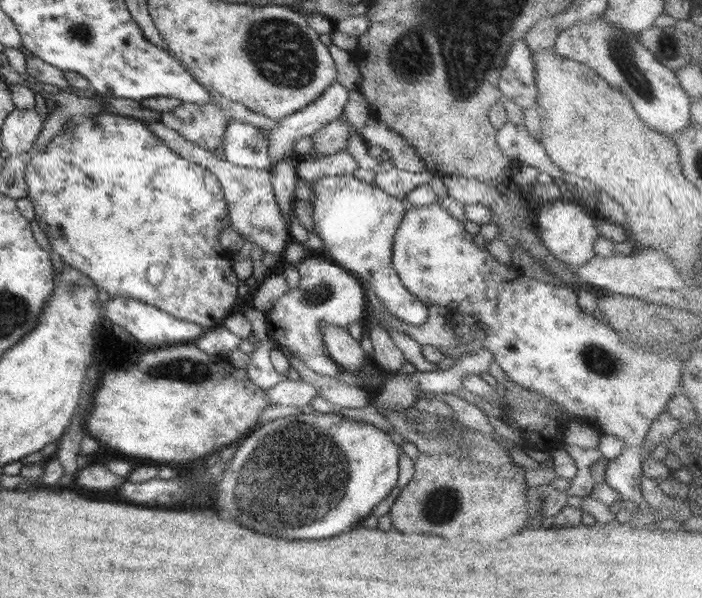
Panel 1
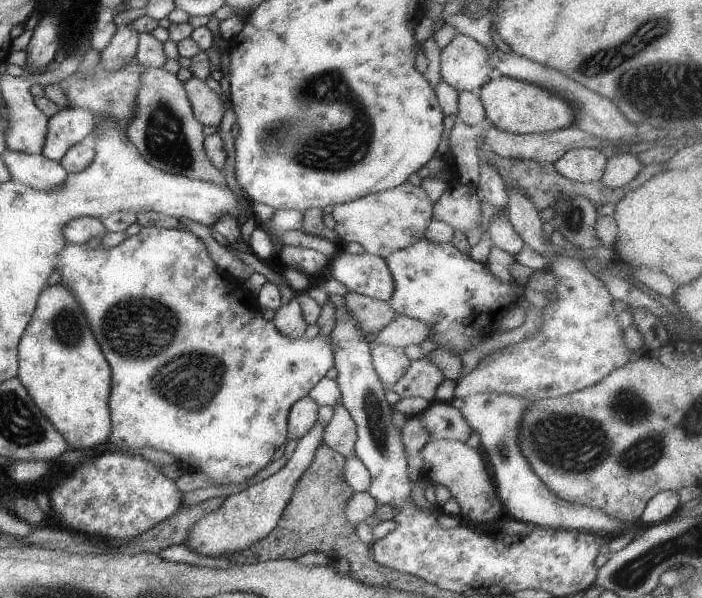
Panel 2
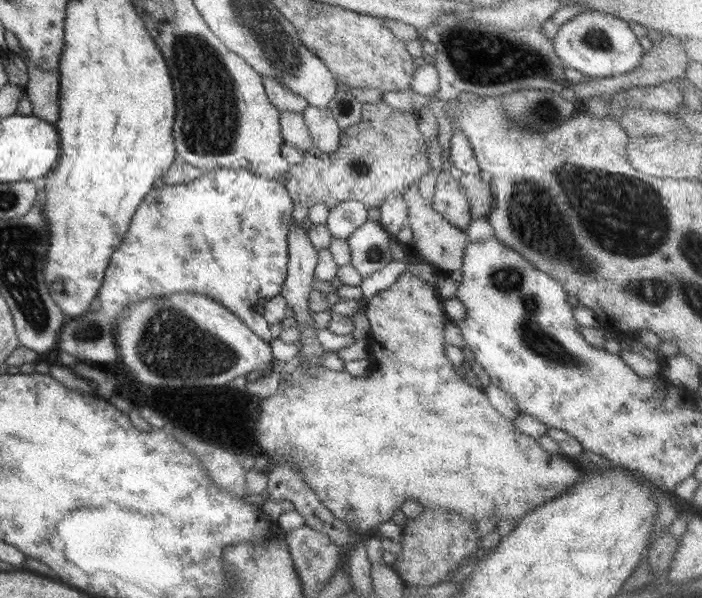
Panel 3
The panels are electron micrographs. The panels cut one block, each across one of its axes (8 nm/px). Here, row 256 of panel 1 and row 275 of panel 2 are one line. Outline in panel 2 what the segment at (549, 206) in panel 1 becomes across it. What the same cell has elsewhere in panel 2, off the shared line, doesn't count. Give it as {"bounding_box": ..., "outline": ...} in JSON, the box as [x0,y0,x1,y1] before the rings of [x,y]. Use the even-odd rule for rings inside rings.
{"bounding_box":[454,187,632,401],"outline":[[[512,187],[507,190],[507,193],[509,200],[506,213],[508,214],[509,222],[525,245],[536,250],[549,261],[548,270],[559,281],[555,291],[558,293],[558,299],[555,302],[550,302],[551,305],[542,310],[543,322],[539,325],[534,336],[516,344],[509,344],[485,356],[472,372],[457,381],[454,396],[490,392],[510,394],[510,396],[518,396],[531,401],[540,398],[559,398],[593,386],[608,376],[609,373],[625,366],[630,361],[632,351],[623,340],[625,330],[618,324],[617,314],[612,307],[614,299],[610,295],[606,284],[600,278],[593,276],[593,273],[584,267],[582,261],[558,255],[551,250],[551,246],[554,244],[550,242],[548,235],[544,234],[539,211],[527,198],[526,189]]]}

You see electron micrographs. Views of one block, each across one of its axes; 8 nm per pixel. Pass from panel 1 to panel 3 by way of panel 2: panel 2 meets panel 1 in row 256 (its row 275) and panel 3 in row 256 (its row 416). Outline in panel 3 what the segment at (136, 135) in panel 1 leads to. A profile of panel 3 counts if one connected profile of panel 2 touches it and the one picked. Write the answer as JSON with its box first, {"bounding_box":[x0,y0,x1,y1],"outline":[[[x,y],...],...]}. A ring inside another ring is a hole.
{"bounding_box":[57,168,294,364],"outline":[[[218,168],[205,172],[194,181],[152,189],[138,206],[130,228],[111,260],[95,306],[74,323],[66,322],[57,338],[57,350],[68,352],[79,362],[112,364],[118,360],[115,345],[118,317],[130,303],[146,298],[162,297],[180,292],[196,292],[208,296],[231,310],[253,334],[264,342],[273,339],[270,325],[254,309],[260,298],[266,300],[281,295],[288,276],[288,233],[294,201],[287,187],[255,172],[233,168]]]}

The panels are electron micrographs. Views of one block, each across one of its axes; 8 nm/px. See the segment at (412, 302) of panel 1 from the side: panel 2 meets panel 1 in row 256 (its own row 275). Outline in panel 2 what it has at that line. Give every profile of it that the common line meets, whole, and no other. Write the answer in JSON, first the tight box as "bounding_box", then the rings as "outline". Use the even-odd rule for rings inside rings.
{"bounding_box":[325,252,395,301],"outline":[[[341,252],[329,260],[325,275],[341,282],[349,292],[389,301],[395,284],[385,259],[365,253]]]}

